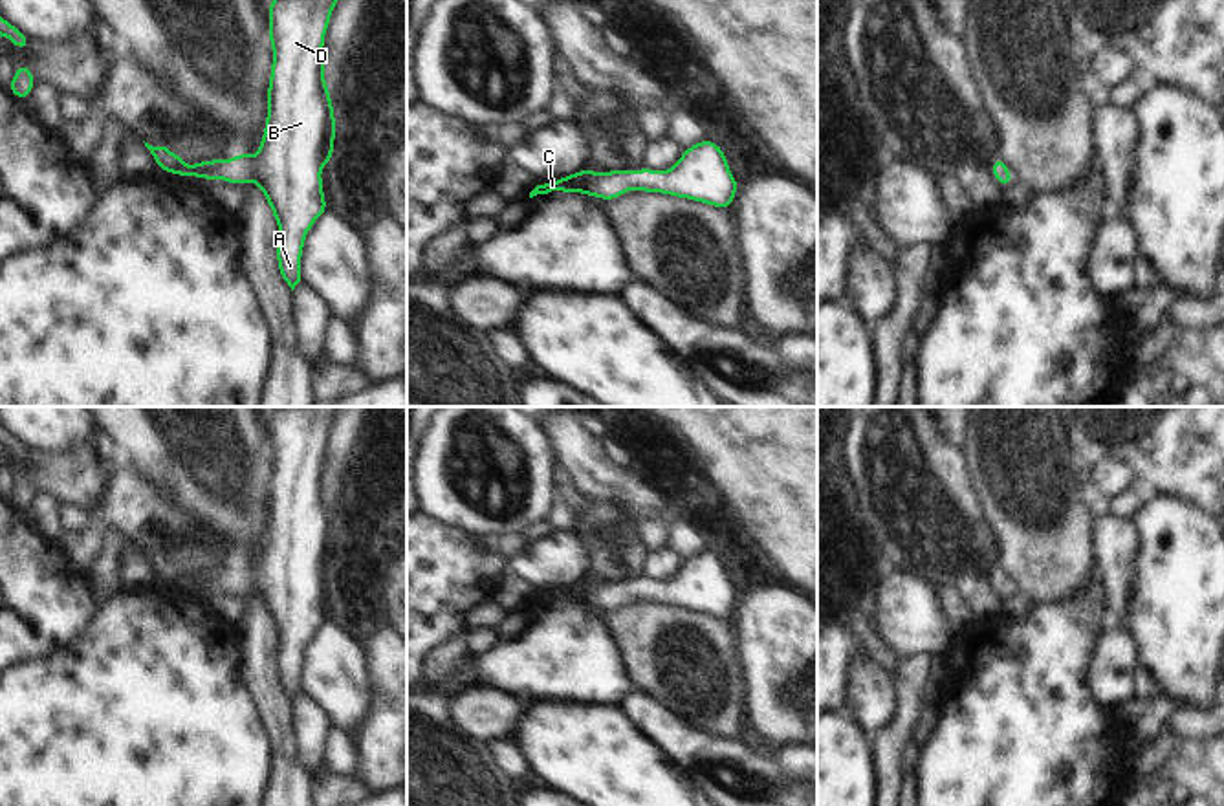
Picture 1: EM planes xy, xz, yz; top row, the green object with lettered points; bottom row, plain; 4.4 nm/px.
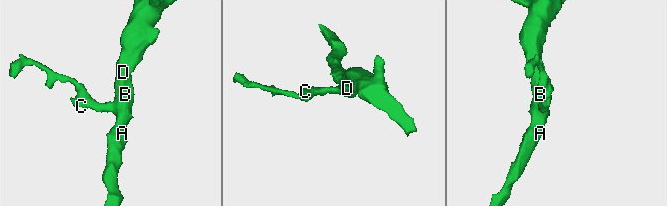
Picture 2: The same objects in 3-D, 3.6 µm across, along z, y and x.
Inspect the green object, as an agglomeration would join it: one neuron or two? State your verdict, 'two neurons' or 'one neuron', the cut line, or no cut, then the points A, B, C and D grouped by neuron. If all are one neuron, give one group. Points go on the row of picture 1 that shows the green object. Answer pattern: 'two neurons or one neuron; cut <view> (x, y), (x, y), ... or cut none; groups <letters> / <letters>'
one neuron; cut none; groups A B C D

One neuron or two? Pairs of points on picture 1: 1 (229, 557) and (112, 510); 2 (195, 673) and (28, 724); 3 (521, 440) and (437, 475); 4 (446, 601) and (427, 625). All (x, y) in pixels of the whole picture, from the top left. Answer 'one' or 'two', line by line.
1: one
2: one
3: one
4: one

